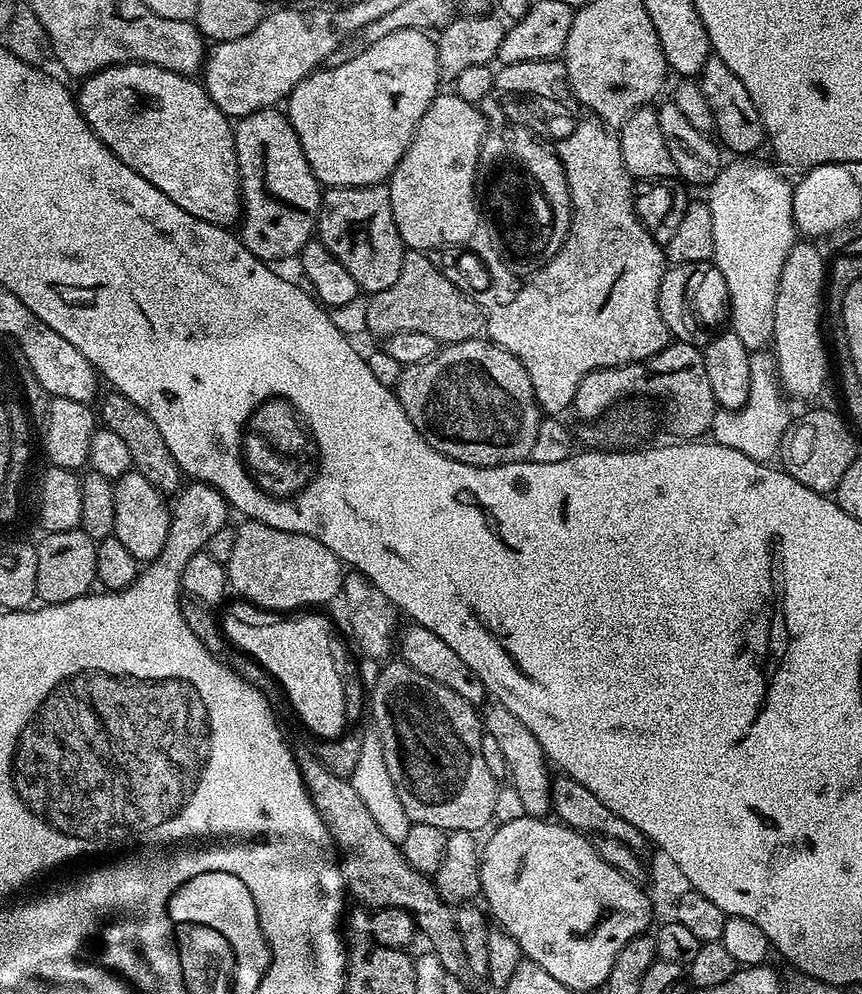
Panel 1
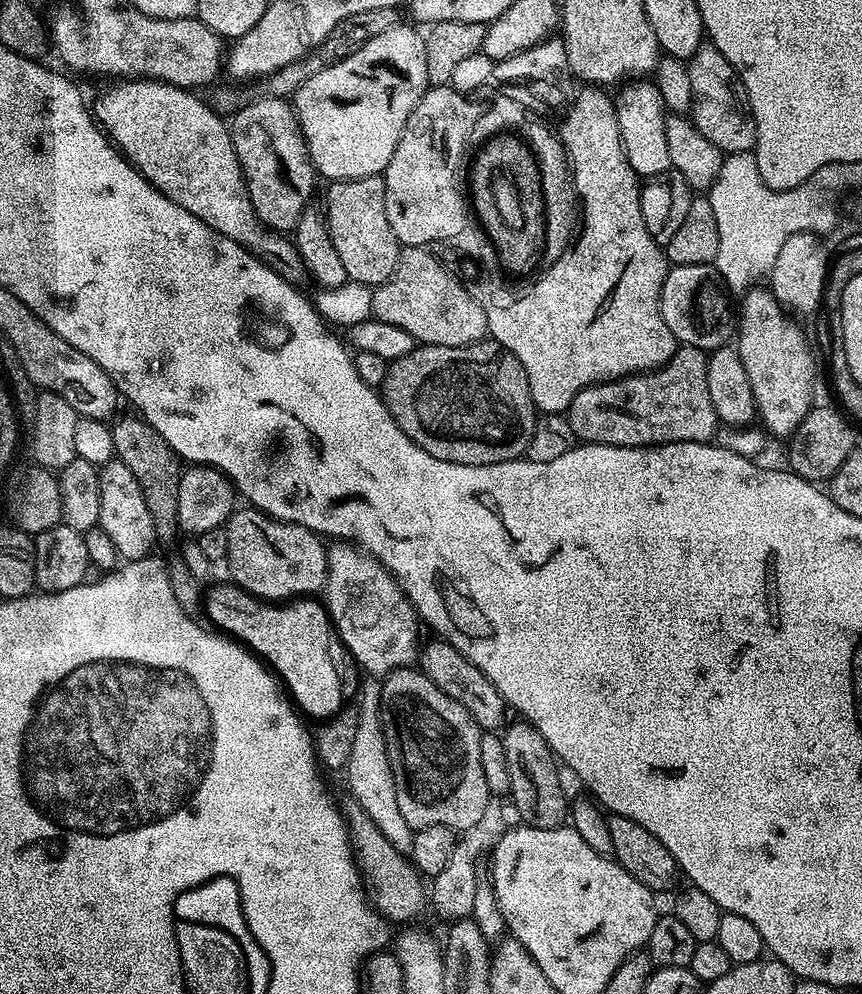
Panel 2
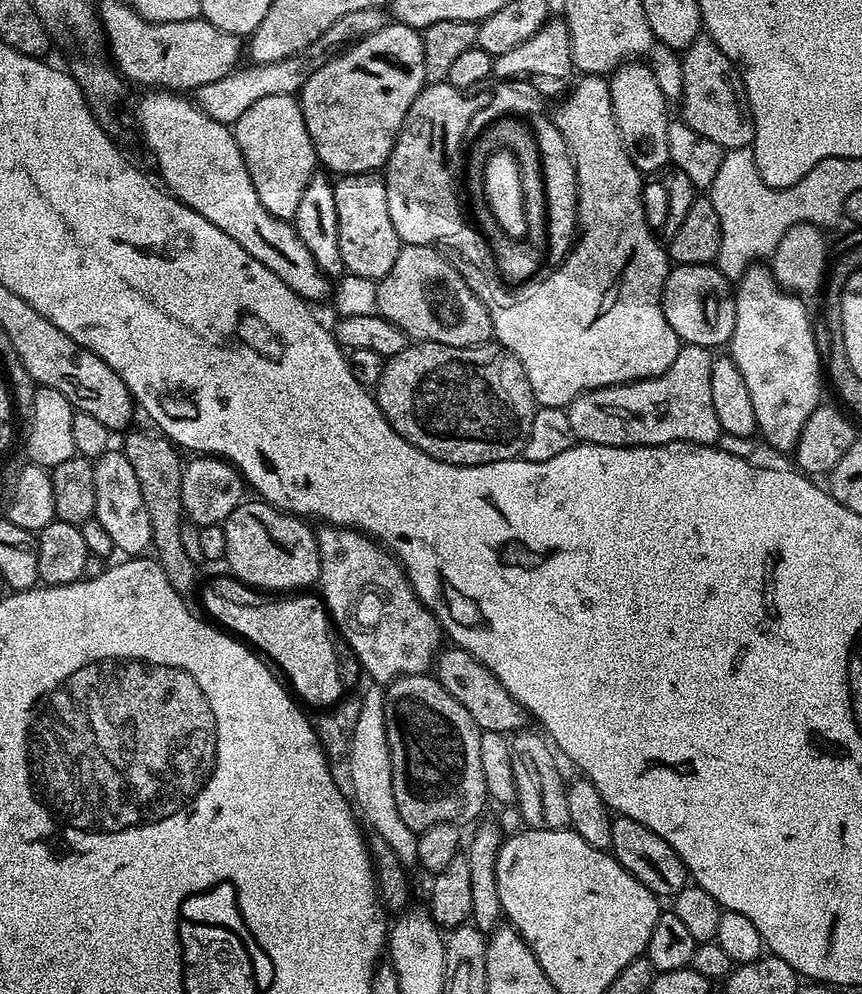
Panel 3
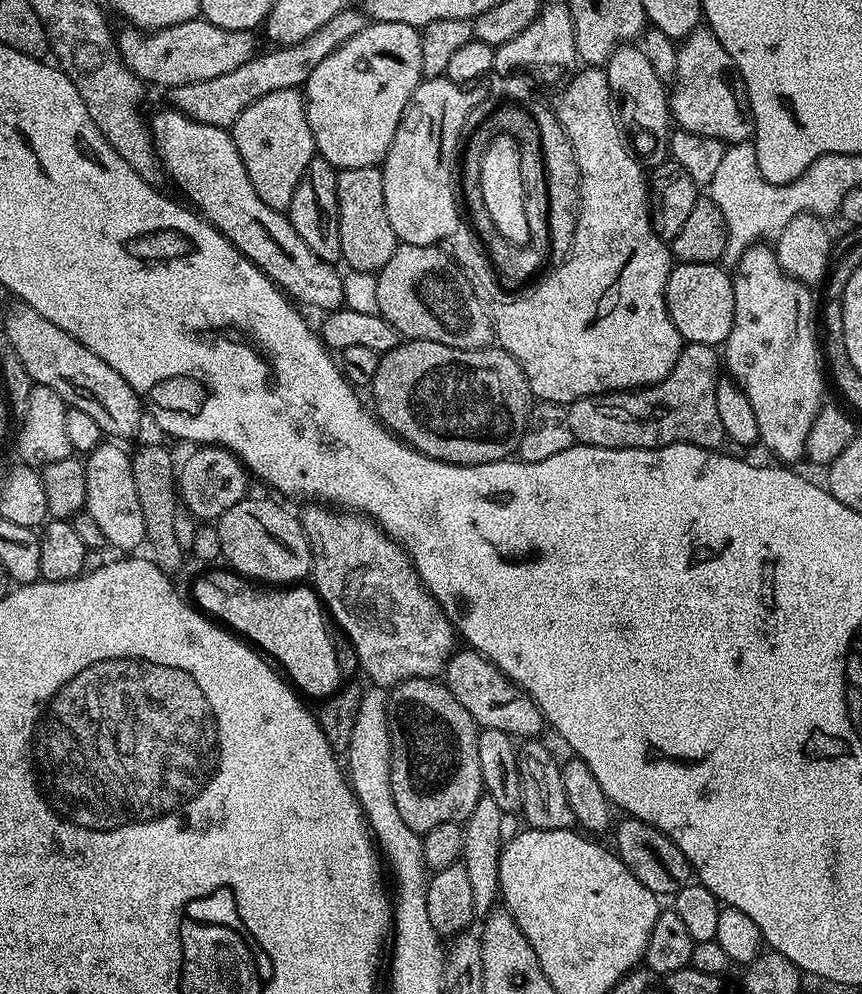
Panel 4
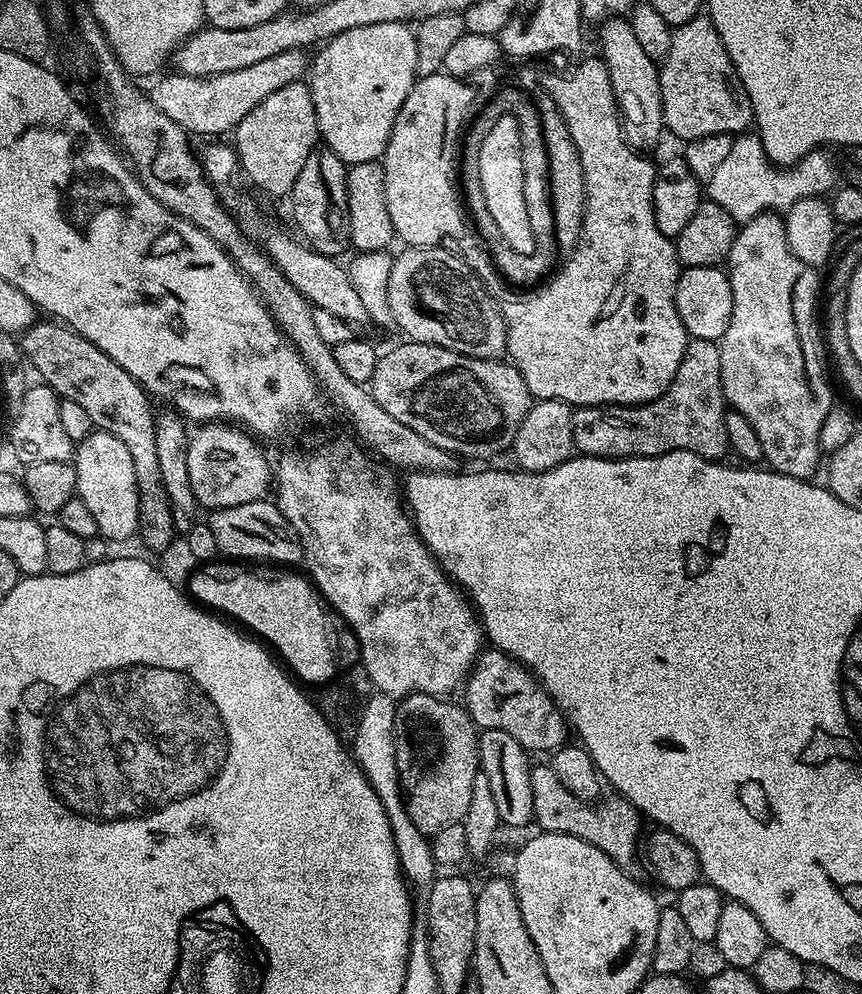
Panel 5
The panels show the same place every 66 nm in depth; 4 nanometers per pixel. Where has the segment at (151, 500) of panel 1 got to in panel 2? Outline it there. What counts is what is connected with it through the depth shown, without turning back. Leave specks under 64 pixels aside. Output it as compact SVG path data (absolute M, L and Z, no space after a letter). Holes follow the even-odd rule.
M113 458L108 464L100 468L100 489L102 490L102 514L98 527L114 542L118 550L121 561L140 562L152 552L152 547L158 544L156 526L154 518L150 514L150 506L146 506L146 498L142 492L142 486L138 486L138 478L134 478L134 473L121 462Z

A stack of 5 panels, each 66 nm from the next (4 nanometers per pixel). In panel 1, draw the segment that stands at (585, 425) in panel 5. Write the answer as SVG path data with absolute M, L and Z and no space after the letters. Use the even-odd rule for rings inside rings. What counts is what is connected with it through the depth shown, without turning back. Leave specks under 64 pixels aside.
M669 343L658 354L633 364L623 364L617 368L599 368L582 382L572 399L572 408L584 422L599 420L611 412L617 404L629 398L657 396L668 403L668 420L680 438L700 438L711 429L718 409L714 390L710 390L710 378L706 374L704 353L695 344Z

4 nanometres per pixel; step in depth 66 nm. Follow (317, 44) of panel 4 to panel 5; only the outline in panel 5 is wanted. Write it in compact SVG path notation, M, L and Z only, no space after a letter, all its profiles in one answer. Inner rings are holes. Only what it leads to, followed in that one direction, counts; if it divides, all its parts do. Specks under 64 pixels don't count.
M295 48L286 54L274 54L274 58L266 58L254 66L246 66L246 70L234 70L230 74L218 74L217 76L172 76L161 75L150 95L154 106L166 114L178 126L182 126L185 132L196 136L208 136L204 138L220 138L223 132L231 133L262 102L274 94L274 90L282 90L282 86L290 86L305 75L310 60L301 49Z

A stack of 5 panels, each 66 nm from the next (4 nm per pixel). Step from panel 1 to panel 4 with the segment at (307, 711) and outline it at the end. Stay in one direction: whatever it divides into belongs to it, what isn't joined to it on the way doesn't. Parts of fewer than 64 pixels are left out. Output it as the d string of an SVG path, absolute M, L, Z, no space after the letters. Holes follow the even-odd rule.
M231 570L223 571L208 572L193 582L191 599L199 611L215 618L271 657L305 697L327 698L341 687L342 677L332 645L334 636L328 633L326 608L311 587L257 586L251 579Z

